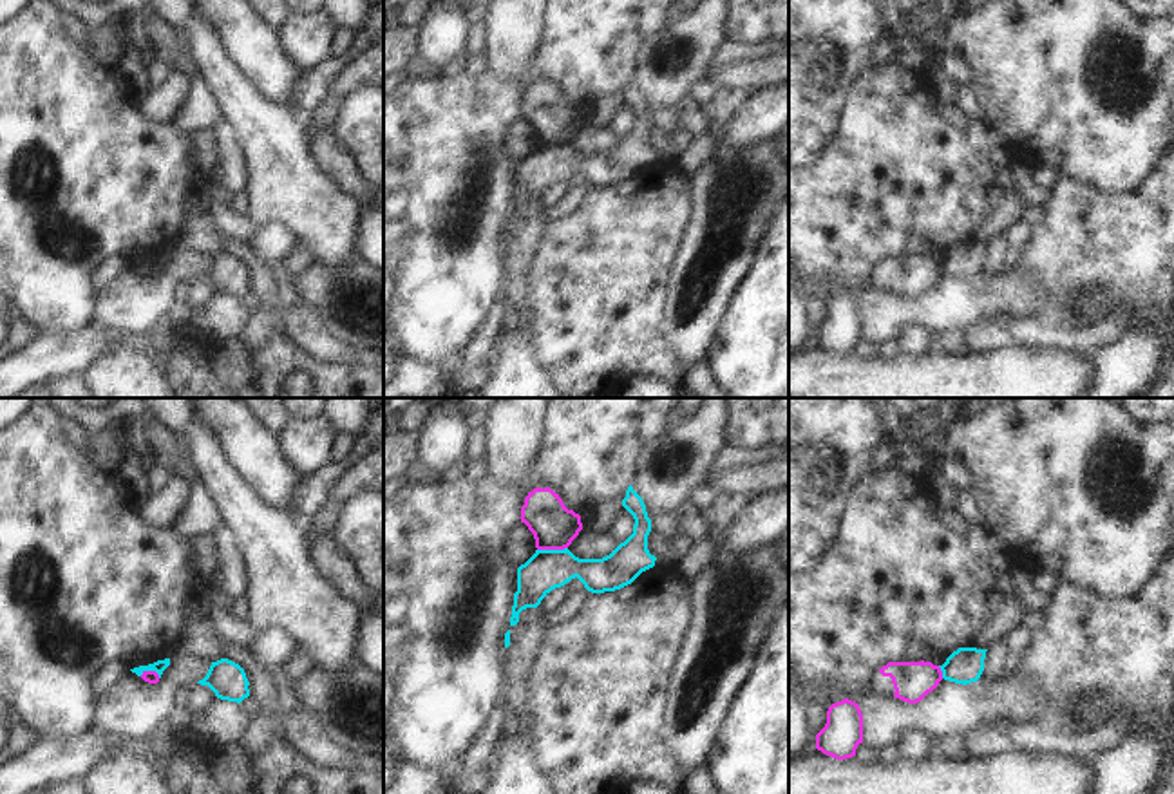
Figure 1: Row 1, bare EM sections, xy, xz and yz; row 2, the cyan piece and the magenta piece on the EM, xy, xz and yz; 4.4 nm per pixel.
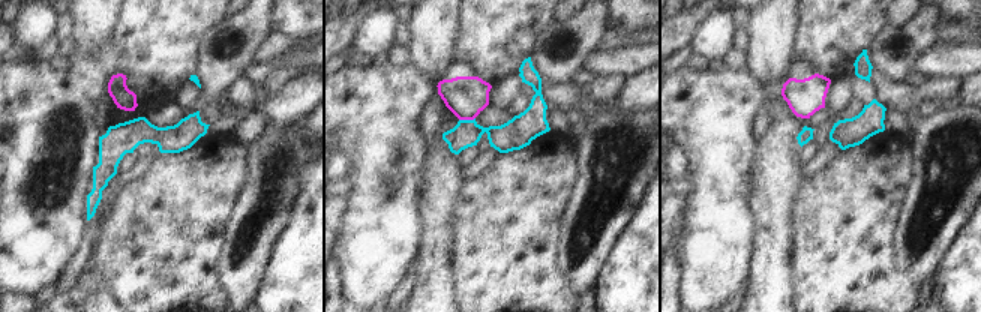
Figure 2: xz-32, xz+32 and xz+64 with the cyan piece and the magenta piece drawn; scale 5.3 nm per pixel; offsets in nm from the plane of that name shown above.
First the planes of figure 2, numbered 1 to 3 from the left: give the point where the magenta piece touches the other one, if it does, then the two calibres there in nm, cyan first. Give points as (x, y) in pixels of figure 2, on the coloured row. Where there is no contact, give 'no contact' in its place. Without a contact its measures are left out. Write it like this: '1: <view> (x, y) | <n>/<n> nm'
1: no contact
2: xz+32 (467, 120) | 150/220 nm
3: no contact

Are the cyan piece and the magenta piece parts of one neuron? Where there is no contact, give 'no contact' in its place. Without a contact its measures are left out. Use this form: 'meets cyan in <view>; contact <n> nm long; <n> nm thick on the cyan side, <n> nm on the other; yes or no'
meets cyan in xz; contact 140 nm long; 180 nm thick on the cyan side, 200 nm on the other; no

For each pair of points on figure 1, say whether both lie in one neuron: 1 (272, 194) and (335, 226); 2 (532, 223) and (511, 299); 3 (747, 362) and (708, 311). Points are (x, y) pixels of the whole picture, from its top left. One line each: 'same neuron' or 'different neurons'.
1: same neuron
2: same neuron
3: different neurons

